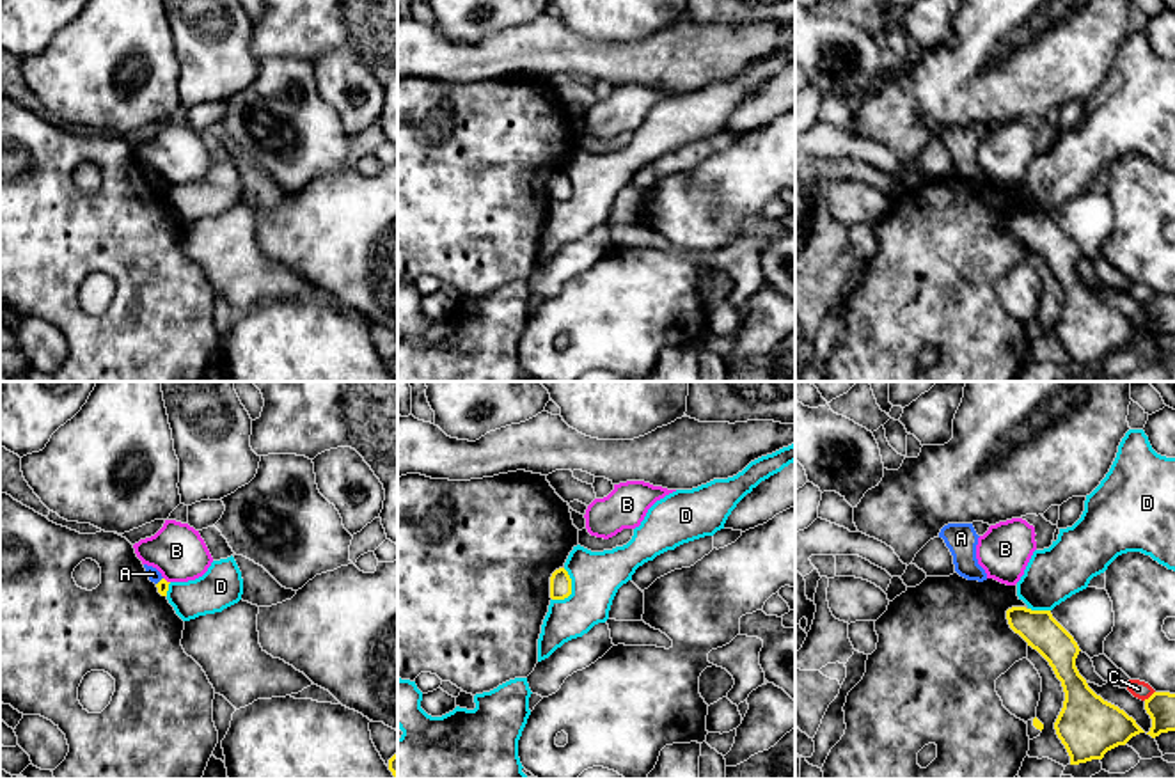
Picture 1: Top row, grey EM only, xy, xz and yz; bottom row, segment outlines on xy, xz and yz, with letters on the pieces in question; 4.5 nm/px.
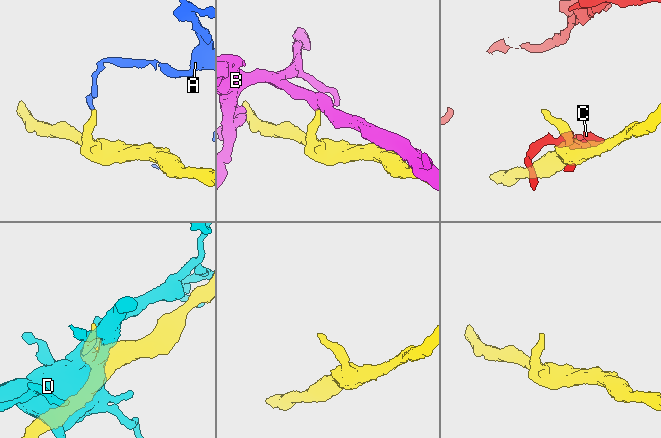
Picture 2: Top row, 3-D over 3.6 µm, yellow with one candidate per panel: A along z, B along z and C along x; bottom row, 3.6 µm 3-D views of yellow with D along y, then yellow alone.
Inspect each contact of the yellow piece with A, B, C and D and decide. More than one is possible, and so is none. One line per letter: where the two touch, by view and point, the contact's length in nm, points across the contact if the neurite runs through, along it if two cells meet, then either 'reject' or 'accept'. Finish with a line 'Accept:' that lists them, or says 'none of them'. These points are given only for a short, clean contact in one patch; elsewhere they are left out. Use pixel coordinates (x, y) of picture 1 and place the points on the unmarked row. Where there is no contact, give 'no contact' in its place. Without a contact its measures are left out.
A: xy (160, 183) | 50 nm | along xy (162, 180), (157, 187) | reject
B: xy (165, 183) | 40 nm | reject
C: yz (1151, 299) | 70 nm | reject
D: xz (570, 192) | 160 nm | reject
Accept: none of them

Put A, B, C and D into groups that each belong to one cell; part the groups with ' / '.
A / B / C / D

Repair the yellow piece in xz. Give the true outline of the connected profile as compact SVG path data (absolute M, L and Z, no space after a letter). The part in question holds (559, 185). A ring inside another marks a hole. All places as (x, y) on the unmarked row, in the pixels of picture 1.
M559 170L550 179L550 201L564 202L572 197L572 181L564 170Z

